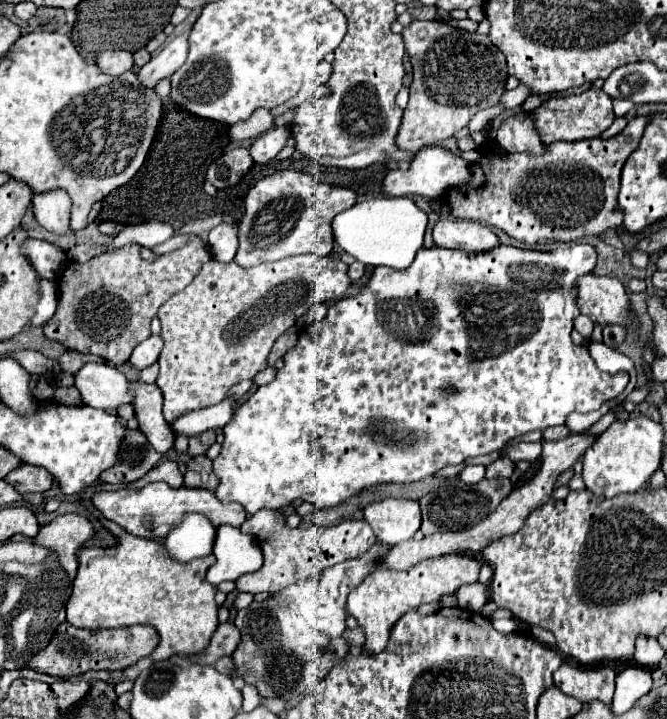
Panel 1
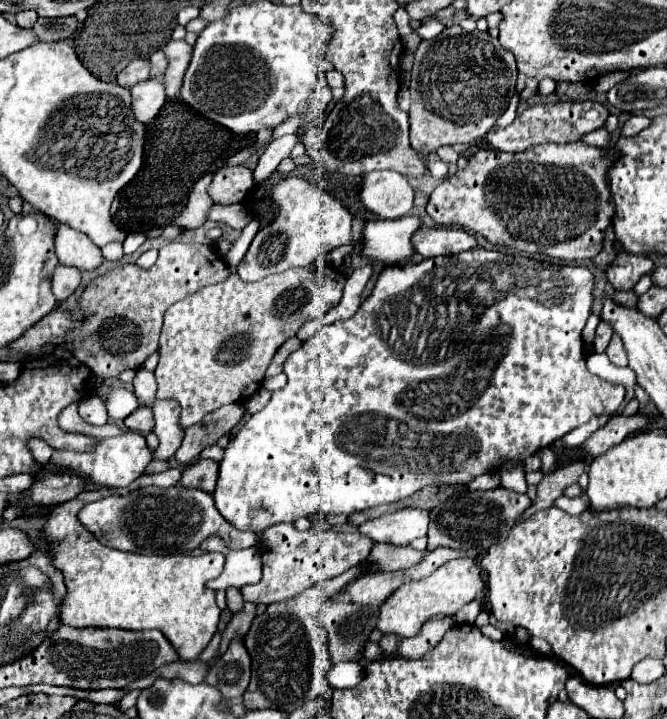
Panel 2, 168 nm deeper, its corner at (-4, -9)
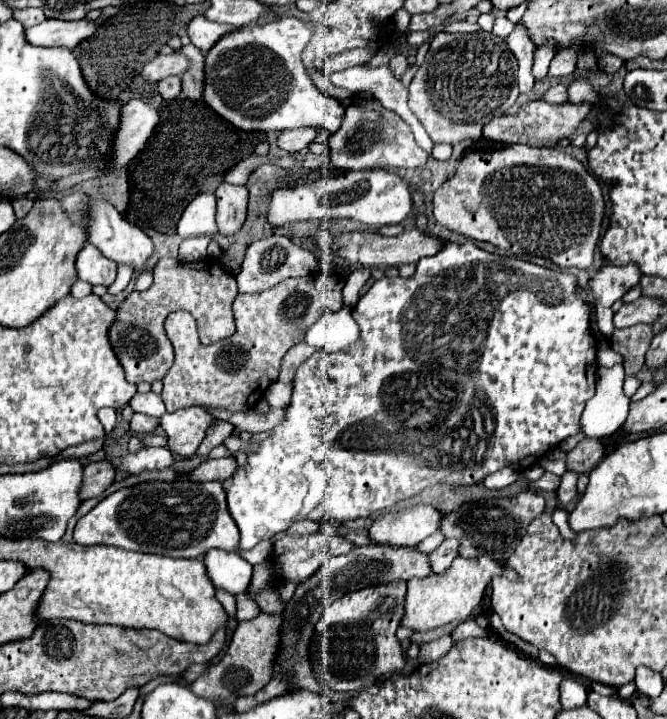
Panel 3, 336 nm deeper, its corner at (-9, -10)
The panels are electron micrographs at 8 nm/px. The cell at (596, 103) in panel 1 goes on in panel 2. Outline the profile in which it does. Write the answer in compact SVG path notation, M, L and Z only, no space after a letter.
M567 100L567 102L557 102L557 104L535 104L527 108L523 114L515 118L515 122L503 130L489 132L485 140L505 152L523 152L525 148L537 146L537 144L571 144L581 140L585 134L599 130L605 126L605 120L609 118L609 110L591 100Z

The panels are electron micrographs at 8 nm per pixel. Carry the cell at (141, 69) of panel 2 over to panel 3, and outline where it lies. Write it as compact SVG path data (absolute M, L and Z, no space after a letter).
M174 51L170 55L154 57L150 63L144 65L140 75L144 79L148 79L148 81L158 83L158 81L162 81L162 79L166 79L170 75L184 75L188 71L188 67L190 67L190 59L184 53Z

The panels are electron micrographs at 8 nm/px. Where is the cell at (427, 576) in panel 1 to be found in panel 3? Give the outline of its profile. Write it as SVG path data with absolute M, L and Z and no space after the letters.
M458 557L444 573L432 573L424 579L410 579L408 593L406 593L406 615L402 625L414 631L430 631L450 621L466 619L472 613L472 609L482 601L484 591L490 585L492 577L498 577L498 575L510 577L512 581L520 579L514 569L508 569L502 563L486 557L482 559Z

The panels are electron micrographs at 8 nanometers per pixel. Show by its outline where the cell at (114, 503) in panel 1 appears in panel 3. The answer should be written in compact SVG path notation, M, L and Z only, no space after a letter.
M148 481L140 483L134 487L120 489L106 499L102 499L88 515L84 515L74 529L74 541L80 545L116 545L122 549L130 551L140 551L140 553L158 553L158 555L168 555L168 557L202 557L210 549L224 549L224 551L234 551L242 555L248 563L264 563L272 549L272 541L262 541L256 547L248 551L238 551L238 527L228 511L226 505L226 491L220 481L210 481L210 483L196 483L196 481Z

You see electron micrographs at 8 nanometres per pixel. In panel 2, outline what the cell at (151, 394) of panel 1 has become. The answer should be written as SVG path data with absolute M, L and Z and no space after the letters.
M155 400L151 406L153 418L155 418L155 428L153 432L159 438L159 446L153 452L155 460L169 460L177 452L183 440L183 430L177 426L177 414L179 406L173 400Z

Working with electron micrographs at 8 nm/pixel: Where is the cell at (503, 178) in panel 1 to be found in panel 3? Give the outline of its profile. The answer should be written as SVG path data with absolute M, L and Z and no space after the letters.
M508 145L504 149L496 149L496 151L484 151L484 153L468 153L462 157L456 173L434 193L434 217L440 225L444 225L450 231L456 231L468 239L474 241L488 241L494 247L500 247L512 255L520 255L520 247L524 253L532 253L536 257L548 257L552 263L556 263L562 269L570 269L570 267L578 267L578 269L588 269L592 265L594 259L594 249L598 245L600 239L600 221L602 221L602 213L604 213L604 199L602 199L602 191L598 181L594 179L594 175L590 175L590 171L576 159L572 159L570 163L562 163L562 153L554 151L554 149L536 149L530 145Z

